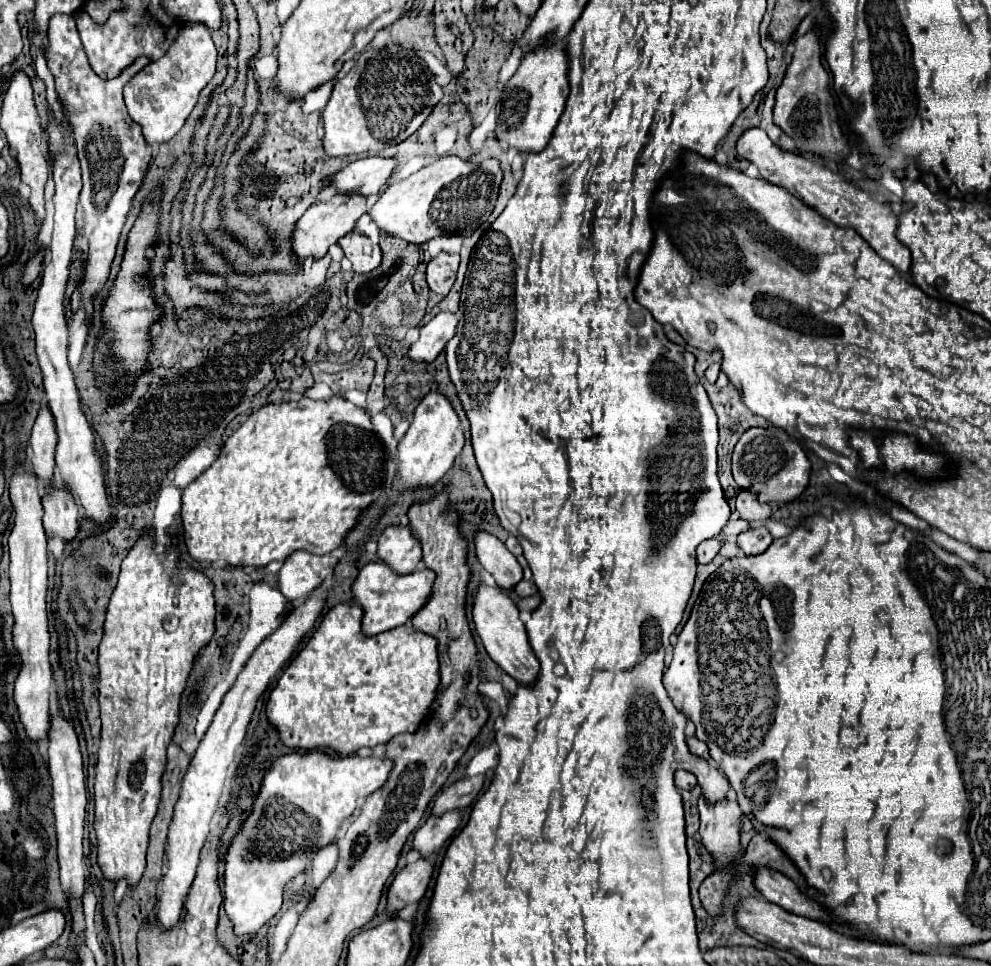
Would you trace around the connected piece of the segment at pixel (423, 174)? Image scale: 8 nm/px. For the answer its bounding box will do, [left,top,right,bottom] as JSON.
[368,155,502,245]

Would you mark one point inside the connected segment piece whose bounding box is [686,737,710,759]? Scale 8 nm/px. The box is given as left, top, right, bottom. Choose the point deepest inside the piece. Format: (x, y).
(698, 747)

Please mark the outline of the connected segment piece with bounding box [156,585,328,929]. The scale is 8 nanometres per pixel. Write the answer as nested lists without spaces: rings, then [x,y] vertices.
[[[320,585],[314,591],[314,595],[308,597],[306,603],[292,609],[290,615],[282,621],[282,625],[254,651],[254,655],[246,663],[244,671],[238,675],[238,681],[226,693],[220,709],[214,715],[214,721],[210,723],[204,739],[200,741],[200,745],[194,753],[192,765],[188,767],[184,781],[182,781],[180,799],[174,807],[174,819],[172,819],[170,831],[168,831],[168,847],[170,847],[168,849],[168,871],[160,881],[160,897],[158,897],[156,917],[158,917],[160,925],[166,929],[174,927],[180,919],[186,893],[194,881],[200,849],[210,833],[210,823],[212,823],[212,819],[218,811],[218,803],[226,791],[226,783],[228,783],[228,777],[232,775],[232,767],[234,767],[234,755],[246,735],[246,727],[250,723],[256,701],[264,693],[264,689],[268,687],[270,677],[274,677],[276,671],[290,659],[290,655],[294,653],[294,649],[300,643],[300,639],[304,637],[304,633],[314,627],[314,621],[318,619],[320,611],[324,607],[326,593],[328,593],[328,585]]]

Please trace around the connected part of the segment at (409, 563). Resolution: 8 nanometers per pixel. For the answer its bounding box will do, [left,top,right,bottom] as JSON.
[378,527,422,575]

